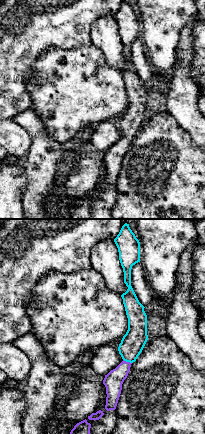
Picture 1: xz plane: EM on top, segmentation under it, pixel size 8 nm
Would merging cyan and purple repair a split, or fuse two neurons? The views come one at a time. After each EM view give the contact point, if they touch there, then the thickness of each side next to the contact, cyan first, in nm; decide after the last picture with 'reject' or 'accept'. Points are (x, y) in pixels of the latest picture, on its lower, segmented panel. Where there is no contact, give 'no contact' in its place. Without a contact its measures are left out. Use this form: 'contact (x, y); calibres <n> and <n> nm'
contact (127, 361); calibres 190 and 150 nm

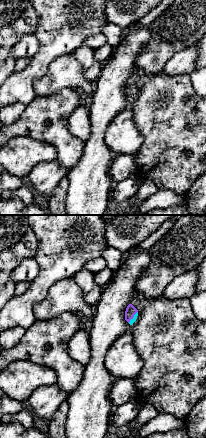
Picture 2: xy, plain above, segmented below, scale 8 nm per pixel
contact (133, 317); calibres 40 and 80 nm

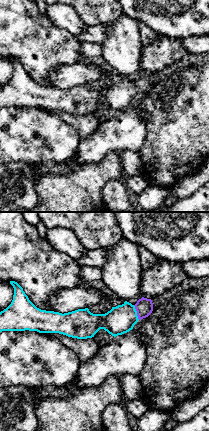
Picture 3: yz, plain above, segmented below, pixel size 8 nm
contact (136, 312); calibres 220 and 140 nm

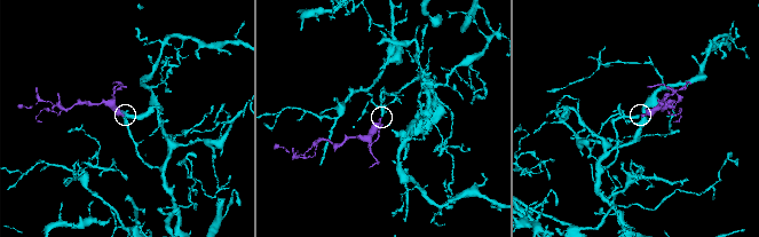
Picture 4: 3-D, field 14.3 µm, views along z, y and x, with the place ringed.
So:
accept

